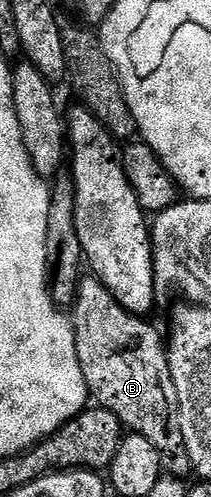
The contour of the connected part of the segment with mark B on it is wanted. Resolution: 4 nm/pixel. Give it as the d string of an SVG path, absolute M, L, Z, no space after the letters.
M85 275L77 286L77 299L71 306L71 320L75 330L75 351L79 367L83 367L83 379L89 388L89 396L100 408L110 409L129 433L143 435L155 446L161 456L161 468L166 474L178 479L190 476L191 466L187 447L181 430L181 412L175 383L171 379L169 354L163 333L148 325L144 316L128 313L103 287L103 283L92 275Z

